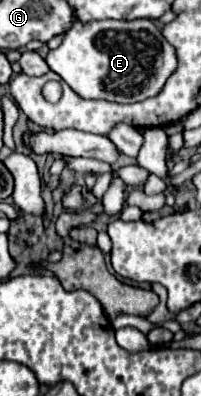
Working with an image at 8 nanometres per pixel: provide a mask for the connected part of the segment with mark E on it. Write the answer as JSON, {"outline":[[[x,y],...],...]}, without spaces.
{"outline":[[[94,20],[74,22],[66,32],[62,44],[48,52],[46,62],[76,94],[82,98],[102,98],[110,102],[140,102],[162,90],[166,78],[174,72],[176,54],[174,48],[162,38],[160,28],[152,20]]]}

